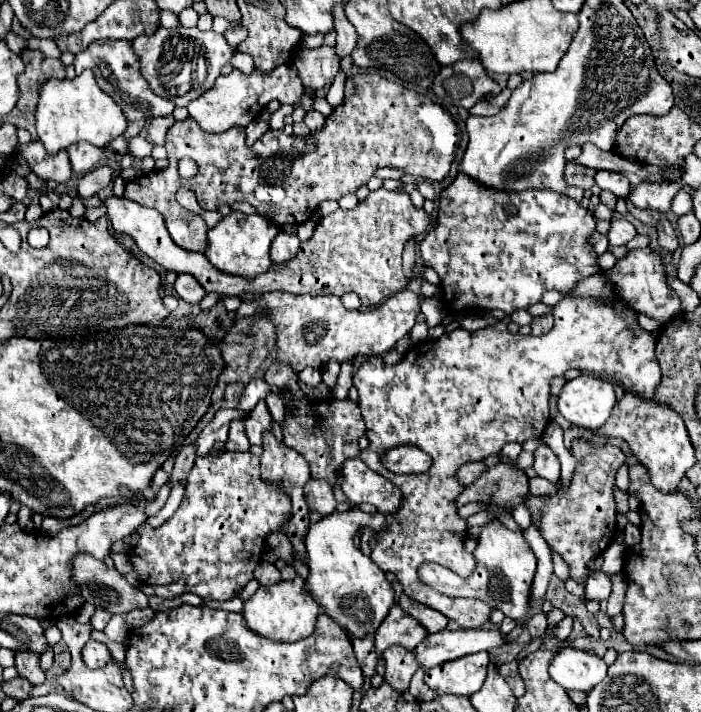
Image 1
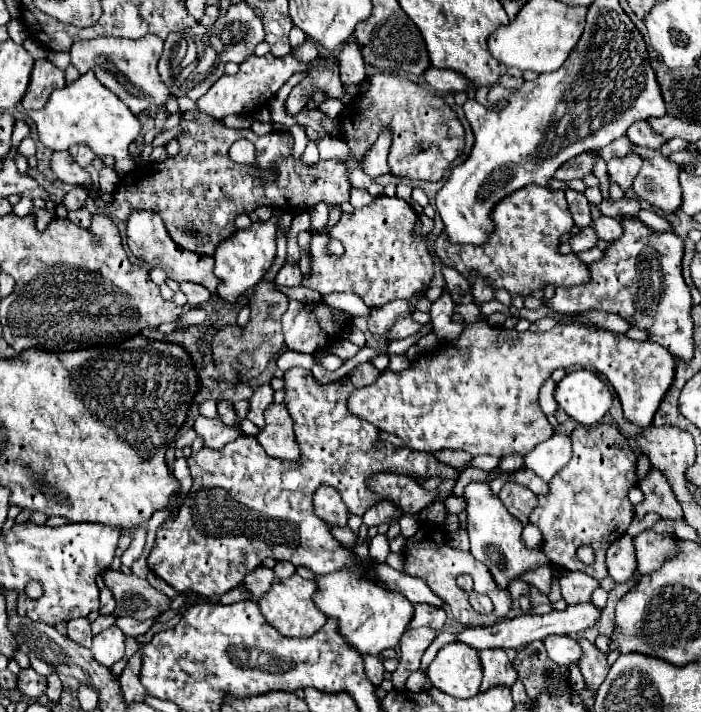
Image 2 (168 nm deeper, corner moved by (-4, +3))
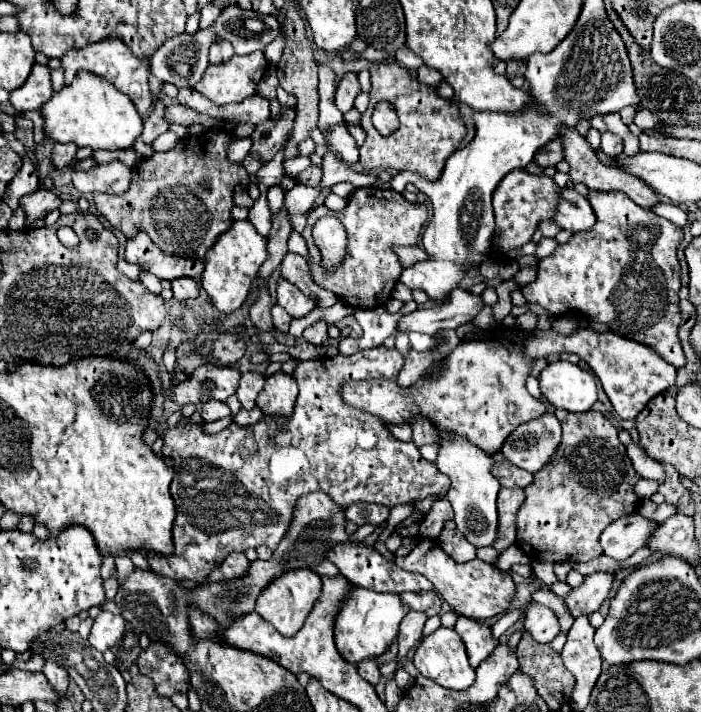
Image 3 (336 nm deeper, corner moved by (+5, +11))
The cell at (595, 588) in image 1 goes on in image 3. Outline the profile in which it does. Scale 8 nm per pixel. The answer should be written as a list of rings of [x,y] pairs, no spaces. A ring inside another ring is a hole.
[[[637,512],[623,516],[609,524],[601,534],[603,554],[617,562],[625,562],[635,550],[645,546],[647,538],[655,532],[655,528],[655,522],[645,520]]]

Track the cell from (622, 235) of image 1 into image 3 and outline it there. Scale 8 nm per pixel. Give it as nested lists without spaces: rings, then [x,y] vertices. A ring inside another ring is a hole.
[[[563,188],[561,202],[557,206],[555,222],[569,232],[583,232],[593,228],[595,212],[589,206],[589,200],[579,196],[573,188]]]

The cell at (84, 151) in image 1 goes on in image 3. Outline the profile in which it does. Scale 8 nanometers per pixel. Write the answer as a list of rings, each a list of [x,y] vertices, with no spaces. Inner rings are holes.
[[[55,144],[53,146],[53,156],[51,156],[51,160],[53,160],[53,164],[57,166],[57,168],[61,168],[61,166],[71,166],[71,164],[75,164],[77,160],[75,160],[75,152],[77,152],[77,144]]]

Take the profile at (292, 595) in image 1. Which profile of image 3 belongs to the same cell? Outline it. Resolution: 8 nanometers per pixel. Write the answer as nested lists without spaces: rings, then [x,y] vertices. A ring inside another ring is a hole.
[[[293,570],[285,572],[285,576],[279,576],[277,580],[271,580],[267,588],[261,590],[261,596],[257,598],[255,612],[263,616],[273,628],[285,636],[293,636],[305,622],[307,614],[311,612],[315,600],[321,592],[321,578],[311,570]]]

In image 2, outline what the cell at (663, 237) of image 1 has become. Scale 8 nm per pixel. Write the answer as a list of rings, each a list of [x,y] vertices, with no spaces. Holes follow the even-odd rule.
[[[632,146],[632,152],[642,158],[642,168],[632,184],[638,198],[658,206],[662,212],[674,212],[682,192],[678,184],[678,166],[662,156],[660,150]]]

